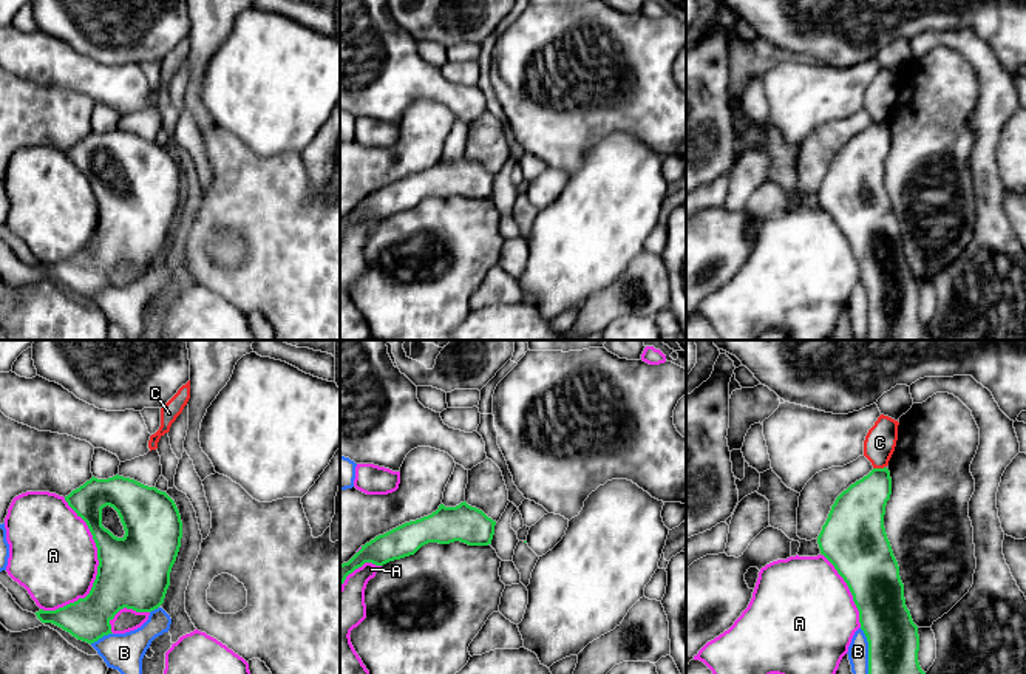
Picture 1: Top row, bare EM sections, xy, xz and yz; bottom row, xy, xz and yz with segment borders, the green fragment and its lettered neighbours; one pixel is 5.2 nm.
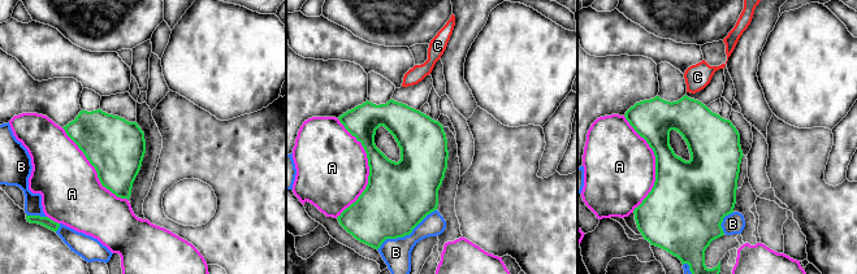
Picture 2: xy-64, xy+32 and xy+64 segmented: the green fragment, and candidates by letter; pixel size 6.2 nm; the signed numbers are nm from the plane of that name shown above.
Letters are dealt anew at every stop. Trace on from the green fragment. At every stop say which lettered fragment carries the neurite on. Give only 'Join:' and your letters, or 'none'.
Join: none

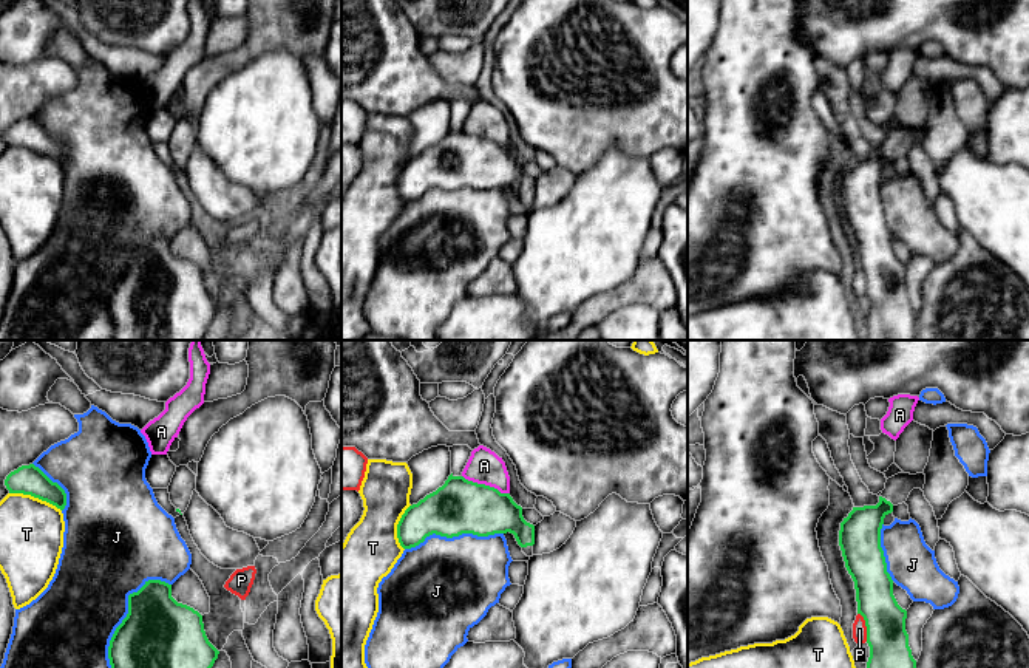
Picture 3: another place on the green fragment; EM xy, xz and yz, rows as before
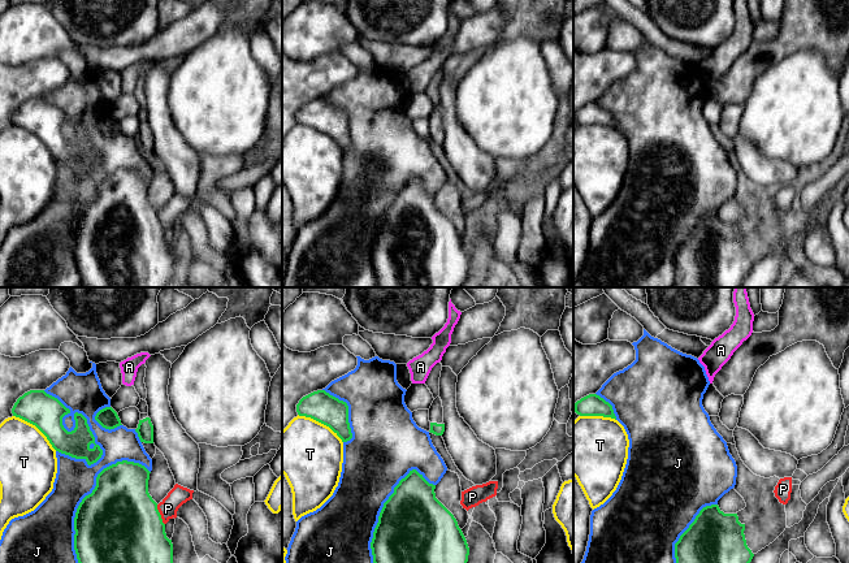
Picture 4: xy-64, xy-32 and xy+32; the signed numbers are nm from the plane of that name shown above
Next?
Join: none

